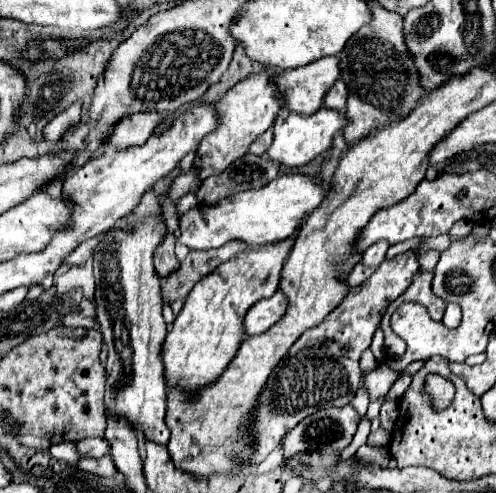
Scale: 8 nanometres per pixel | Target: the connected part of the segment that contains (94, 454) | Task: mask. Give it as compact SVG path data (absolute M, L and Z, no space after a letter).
M88 438L78 442L78 452L88 458L100 458L108 452L108 442L104 438Z

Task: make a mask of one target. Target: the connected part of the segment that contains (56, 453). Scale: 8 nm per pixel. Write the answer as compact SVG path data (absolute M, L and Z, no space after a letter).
M60 442L60 444L54 444L50 446L50 454L56 458L56 460L62 460L66 462L68 466L74 466L80 462L80 454L76 452L76 444L74 442Z

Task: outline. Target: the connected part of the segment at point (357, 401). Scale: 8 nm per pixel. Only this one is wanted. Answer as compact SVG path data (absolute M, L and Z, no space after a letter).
M361 387L356 392L356 396L352 399L351 404L354 406L356 411L363 417L369 406L369 395L367 390L364 387Z

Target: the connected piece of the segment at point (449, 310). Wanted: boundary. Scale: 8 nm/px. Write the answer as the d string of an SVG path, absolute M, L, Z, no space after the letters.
M448 304L448 306L446 306L446 314L444 314L444 320L442 320L442 322L444 322L448 328L458 328L460 320L462 320L460 308L458 308L456 304Z

